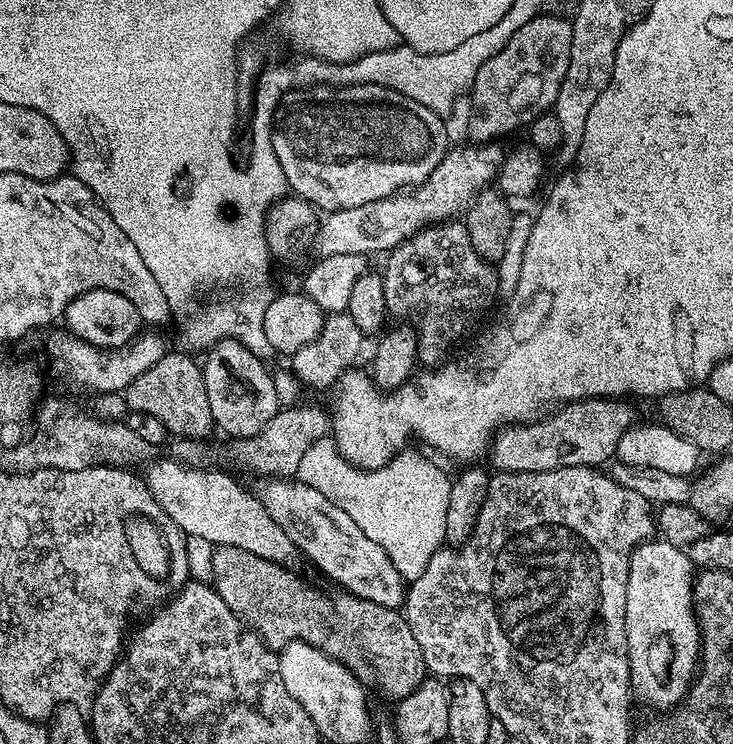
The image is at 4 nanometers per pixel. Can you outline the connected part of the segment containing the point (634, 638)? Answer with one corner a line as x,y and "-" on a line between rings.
662,538
638,544
628,558
626,642
631,691
652,710
671,710
684,699
700,663
700,623
692,606
694,565

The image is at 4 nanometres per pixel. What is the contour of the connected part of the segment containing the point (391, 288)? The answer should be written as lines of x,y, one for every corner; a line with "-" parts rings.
463,222
435,223
424,227
389,251
386,259
388,265
382,268
382,275
388,315
392,318
412,316
415,312
420,315
414,323
414,331
418,360
424,366
439,365
447,357
444,355
451,350
452,343
500,296
500,275
489,261
482,259
478,250
474,250
468,228

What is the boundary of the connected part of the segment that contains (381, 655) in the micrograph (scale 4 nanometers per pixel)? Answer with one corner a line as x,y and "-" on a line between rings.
216,546
214,547
214,566
212,567
212,580
217,594
222,598
222,602
226,602
226,606
230,606
230,610
234,610
234,614
240,620
244,621
249,628
253,628
258,635
266,642
266,646
273,650
279,650
290,642
301,640
310,646
314,646
318,650
322,650
326,655
332,657
333,660
338,660
345,664
347,668
352,669
357,674
364,674
364,671
369,668
372,671
372,680
385,692
388,696
393,696
393,701
399,702
402,698
406,698
413,690
426,679
426,669
424,667
424,659
422,658
422,646
418,646
418,638
414,638
414,630
410,630
407,619
397,609
380,606
378,602
370,602
363,600
358,596
352,596
348,591
341,591
341,596
336,596
331,600
328,596
323,596
316,588
311,588
306,581
300,576
295,576
292,573
291,567
275,564
266,558
260,558
258,554
250,554
250,550
238,550
238,546

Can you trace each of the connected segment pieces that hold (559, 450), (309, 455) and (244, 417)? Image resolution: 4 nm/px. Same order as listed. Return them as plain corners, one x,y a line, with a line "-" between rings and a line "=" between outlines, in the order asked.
624,398
573,400
539,418
505,426
496,433
490,457
501,472
545,472
559,468
604,466
616,455
616,447
627,428
637,423
634,409
=
325,438
314,442
302,456
296,476
301,484
314,486
330,498
386,554
405,581
419,578
426,562
445,543
446,506
450,506
452,480
432,460
420,452
405,450
381,468
358,468
336,448
336,441
=
233,339
217,340
215,345
207,349
206,356
208,361
203,361
202,367
215,427
221,428
228,438
258,434
278,411
273,373
264,365
267,363
254,355
242,341

